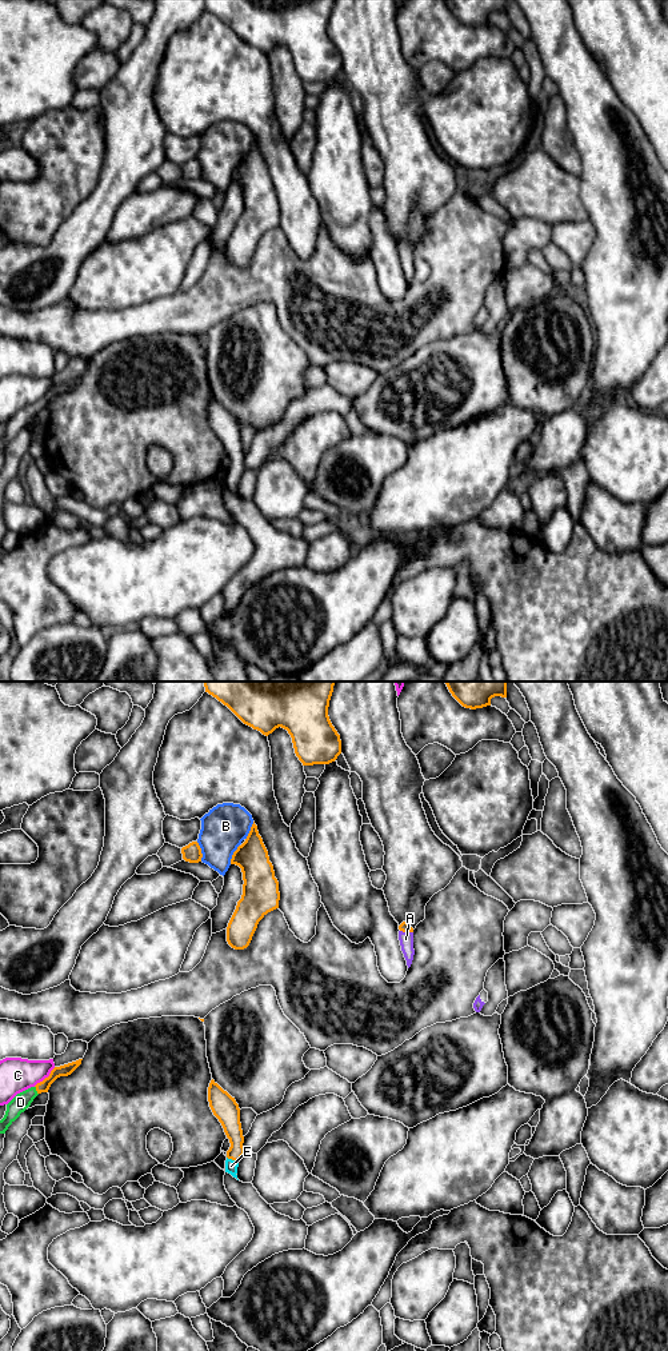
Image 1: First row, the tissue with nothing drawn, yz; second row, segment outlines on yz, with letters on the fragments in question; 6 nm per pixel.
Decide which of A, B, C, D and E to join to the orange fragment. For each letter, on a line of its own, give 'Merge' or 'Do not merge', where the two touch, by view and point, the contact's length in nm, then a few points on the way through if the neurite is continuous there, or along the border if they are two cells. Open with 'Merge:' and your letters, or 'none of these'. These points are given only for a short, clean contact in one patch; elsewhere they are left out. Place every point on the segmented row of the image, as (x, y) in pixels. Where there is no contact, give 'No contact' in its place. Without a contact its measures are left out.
Merge: A, D, E
A: Merge. Touches orange at yz (407, 931). Shared border 80 nm. Path across: yz (406, 927), (407, 931), (406, 939)
B: Do not merge. Touches orange at yz (200, 851). Shared border 120 nm
C: Do not merge. Touches orange at yz (46, 1078). Shared border 180 nm
D: Merge. Touches orange at yz (36, 1090). Shared border 60 nm. Path across: yz (66, 1070), (58, 1071), (36, 1090), (20, 1102)
E: Merge. Touches orange at yz (232, 1159). Shared border 80 nm. Path across: yz (230, 1118), (235, 1134), (232, 1159), (231, 1166)

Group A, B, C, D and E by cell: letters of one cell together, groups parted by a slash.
A D E / B / C

